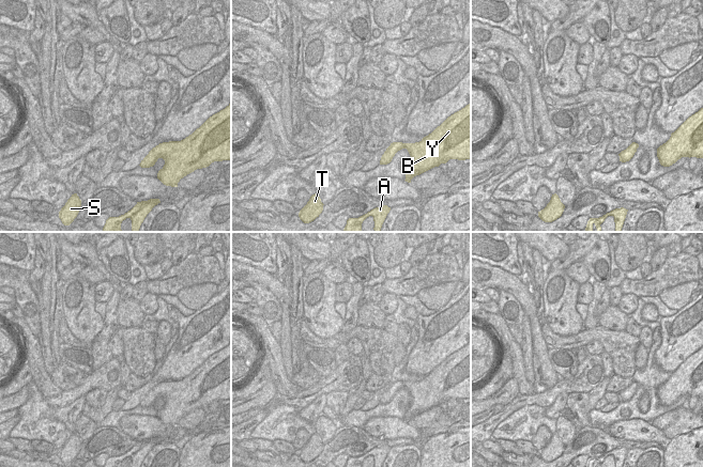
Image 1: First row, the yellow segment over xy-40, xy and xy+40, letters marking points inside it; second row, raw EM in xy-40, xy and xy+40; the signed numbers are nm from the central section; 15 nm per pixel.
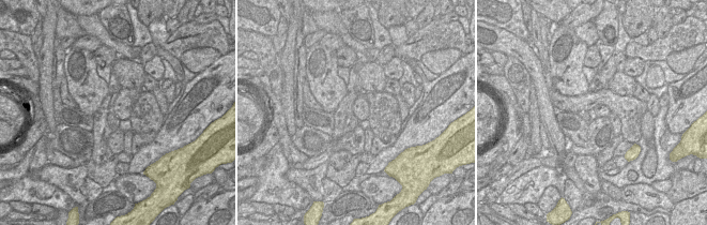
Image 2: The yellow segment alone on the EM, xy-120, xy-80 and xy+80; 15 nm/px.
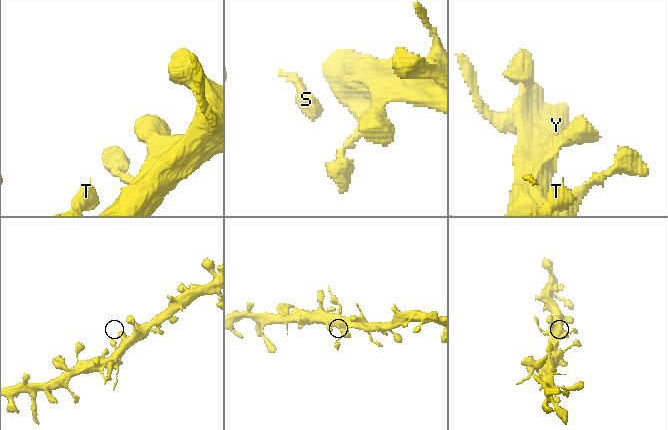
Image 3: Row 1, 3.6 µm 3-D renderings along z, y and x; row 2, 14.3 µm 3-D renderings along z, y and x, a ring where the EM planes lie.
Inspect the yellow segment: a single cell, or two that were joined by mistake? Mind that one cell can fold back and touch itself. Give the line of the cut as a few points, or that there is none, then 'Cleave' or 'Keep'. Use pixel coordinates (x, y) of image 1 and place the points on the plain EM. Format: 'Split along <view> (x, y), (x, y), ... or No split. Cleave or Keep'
No split. Keep.

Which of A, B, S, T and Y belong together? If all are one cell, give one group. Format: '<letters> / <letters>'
A B S T Y

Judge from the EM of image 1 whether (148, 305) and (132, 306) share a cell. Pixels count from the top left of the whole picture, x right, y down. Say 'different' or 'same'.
different

